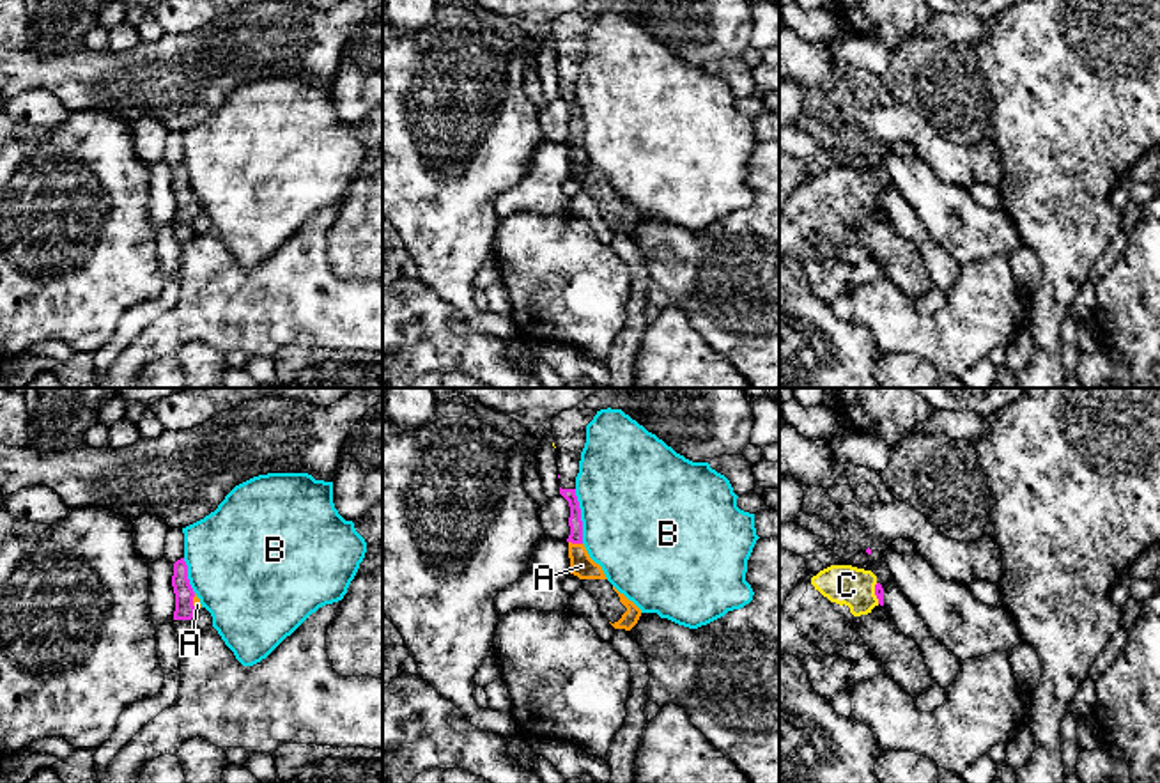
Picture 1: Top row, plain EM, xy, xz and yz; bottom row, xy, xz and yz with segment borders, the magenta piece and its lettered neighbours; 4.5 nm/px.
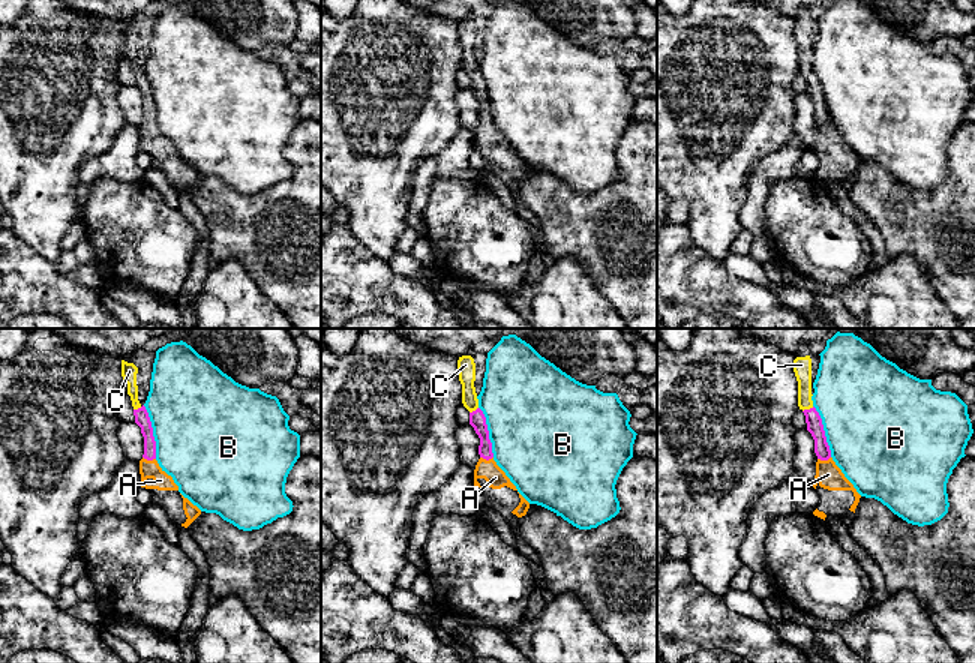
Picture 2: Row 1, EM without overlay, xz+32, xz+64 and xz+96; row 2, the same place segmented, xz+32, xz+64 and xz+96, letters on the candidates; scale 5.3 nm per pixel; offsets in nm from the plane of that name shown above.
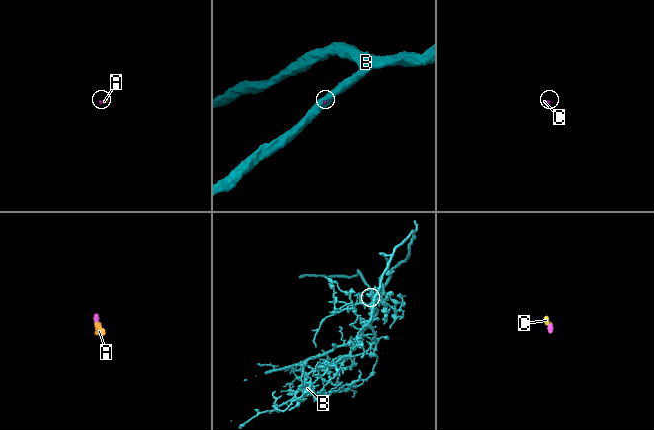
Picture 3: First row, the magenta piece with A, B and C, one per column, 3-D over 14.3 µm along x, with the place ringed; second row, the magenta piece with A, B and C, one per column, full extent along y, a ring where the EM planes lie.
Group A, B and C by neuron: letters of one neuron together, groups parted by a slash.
A C / B

